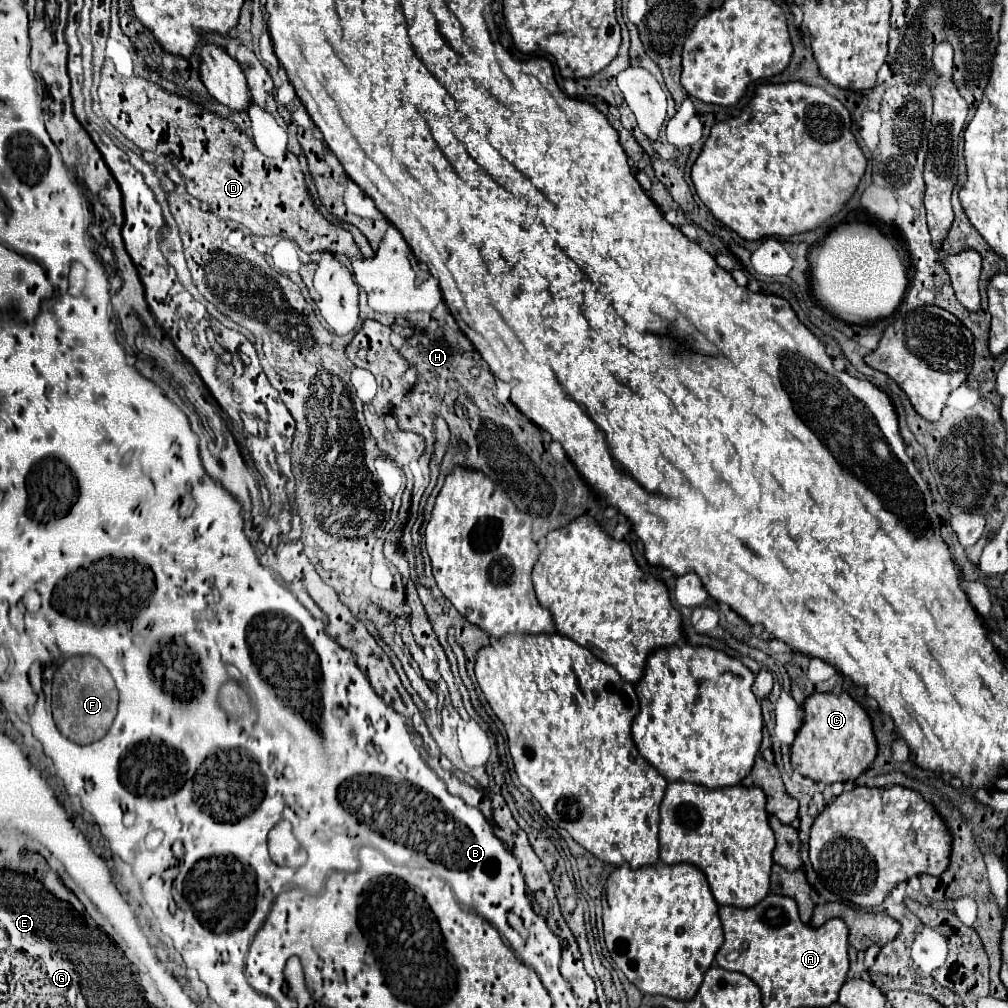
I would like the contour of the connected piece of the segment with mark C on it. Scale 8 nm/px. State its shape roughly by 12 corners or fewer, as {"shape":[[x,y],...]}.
{"shape":[[813,693],[791,767],[831,785],[877,755],[867,713],[845,693]]}

